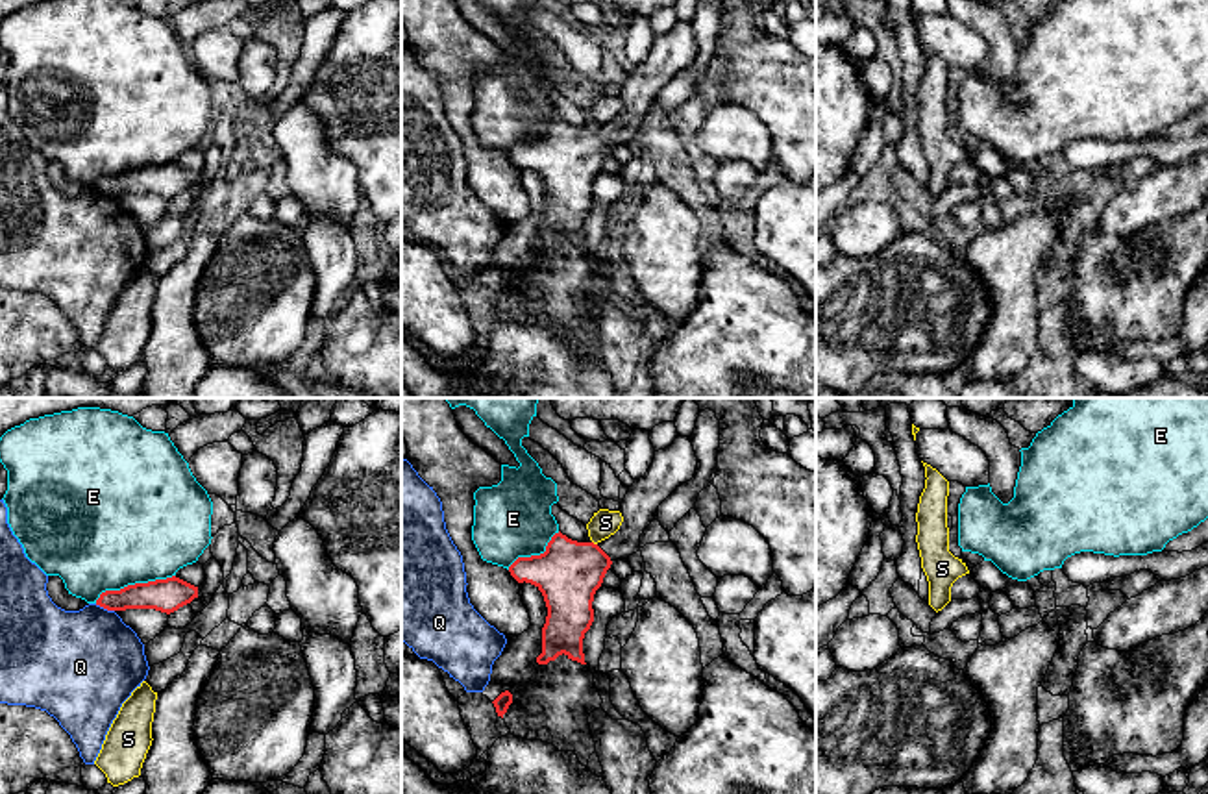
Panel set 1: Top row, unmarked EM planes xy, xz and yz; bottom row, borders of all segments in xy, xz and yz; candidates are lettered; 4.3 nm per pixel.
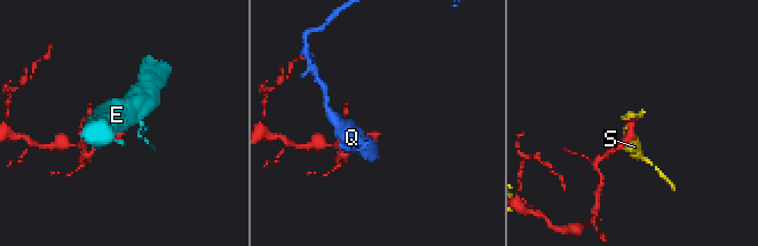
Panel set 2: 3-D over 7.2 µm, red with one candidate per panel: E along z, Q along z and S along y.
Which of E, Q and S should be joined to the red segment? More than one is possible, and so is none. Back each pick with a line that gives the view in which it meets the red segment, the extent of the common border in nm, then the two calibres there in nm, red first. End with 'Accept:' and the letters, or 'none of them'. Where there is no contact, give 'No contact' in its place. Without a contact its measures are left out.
Accept: none of them

